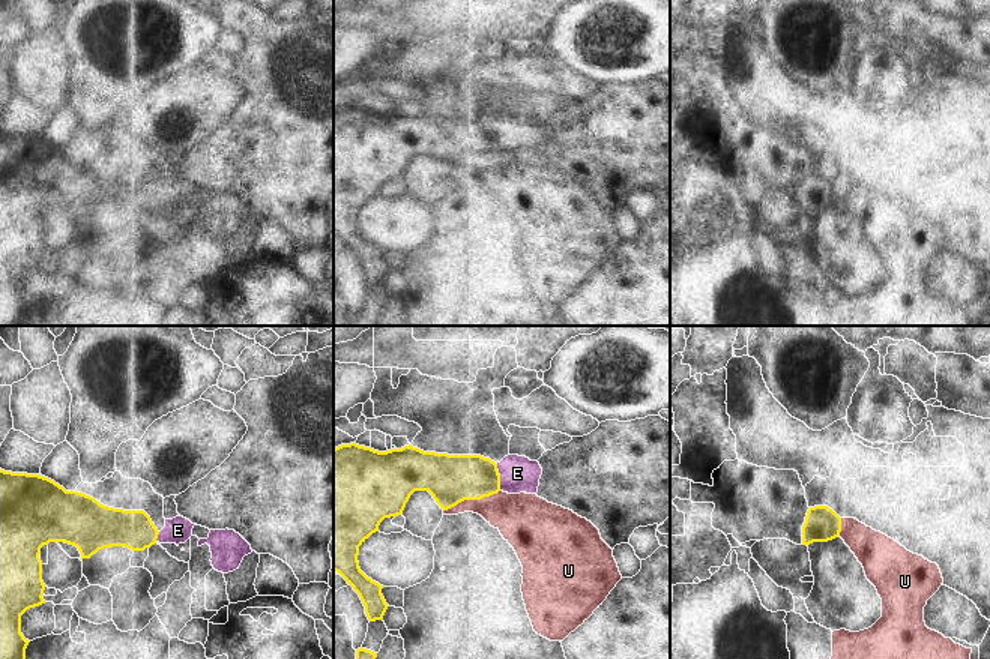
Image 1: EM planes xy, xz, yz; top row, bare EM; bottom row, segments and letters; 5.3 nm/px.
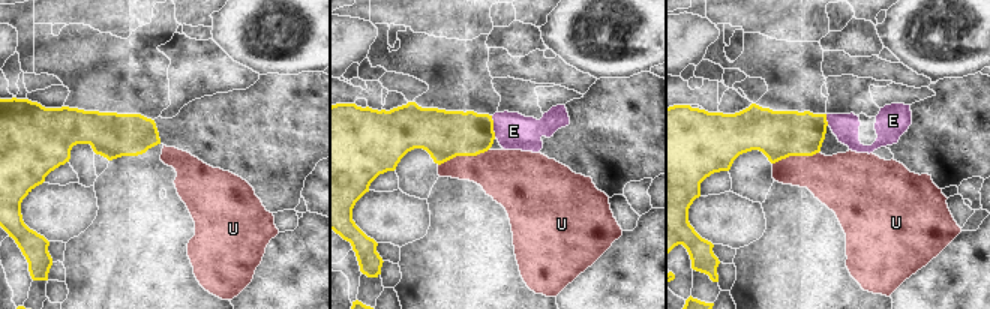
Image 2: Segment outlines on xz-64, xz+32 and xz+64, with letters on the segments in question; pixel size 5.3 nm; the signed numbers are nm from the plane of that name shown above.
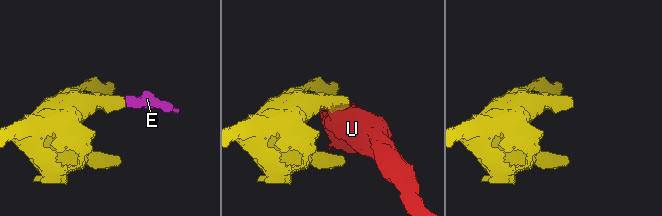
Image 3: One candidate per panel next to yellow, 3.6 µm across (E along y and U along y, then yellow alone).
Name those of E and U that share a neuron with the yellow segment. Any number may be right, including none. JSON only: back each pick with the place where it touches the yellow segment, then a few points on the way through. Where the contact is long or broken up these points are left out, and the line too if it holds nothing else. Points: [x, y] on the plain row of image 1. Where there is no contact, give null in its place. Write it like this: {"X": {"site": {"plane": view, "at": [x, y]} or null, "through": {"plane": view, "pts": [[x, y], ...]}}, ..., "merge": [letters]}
{"E": {"site": {"plane": "xz", "at": [499, 141]}, "through": {"plane": "xz", "pts": [[452, 143], [499, 141], [517, 137]]}}, "merge": ["E"]}

